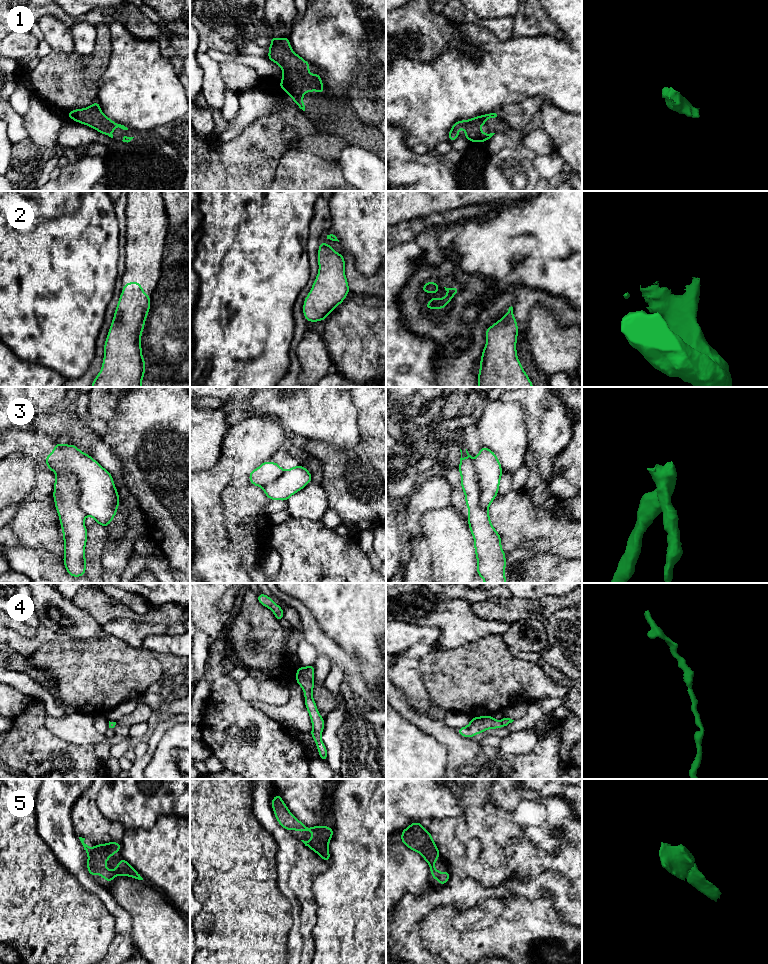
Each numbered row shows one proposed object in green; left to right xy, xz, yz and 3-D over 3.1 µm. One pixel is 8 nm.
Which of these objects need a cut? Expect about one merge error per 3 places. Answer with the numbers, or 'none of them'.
3

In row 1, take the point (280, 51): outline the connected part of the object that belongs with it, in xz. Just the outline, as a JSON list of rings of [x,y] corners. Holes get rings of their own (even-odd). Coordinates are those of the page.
[[[271,38],[267,58],[275,62],[282,70],[282,81],[278,85],[283,89],[300,109],[305,111],[303,95],[306,92],[324,93],[320,74],[309,72],[310,63],[297,55],[290,46],[289,38]]]

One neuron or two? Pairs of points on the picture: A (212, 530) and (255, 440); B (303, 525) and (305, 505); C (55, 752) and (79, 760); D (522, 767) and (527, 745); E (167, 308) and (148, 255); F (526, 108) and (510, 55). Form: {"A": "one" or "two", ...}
{"A": "one", "B": "two", "C": "one", "D": "two", "E": "two", "F": "two"}

